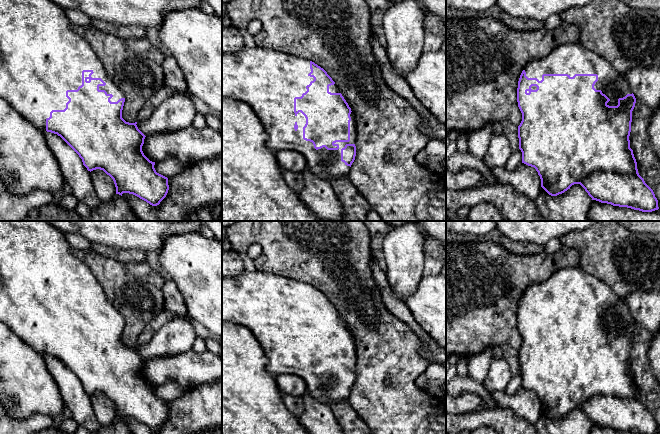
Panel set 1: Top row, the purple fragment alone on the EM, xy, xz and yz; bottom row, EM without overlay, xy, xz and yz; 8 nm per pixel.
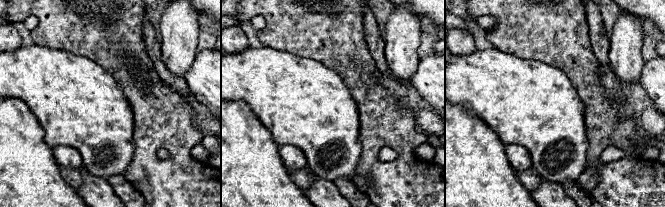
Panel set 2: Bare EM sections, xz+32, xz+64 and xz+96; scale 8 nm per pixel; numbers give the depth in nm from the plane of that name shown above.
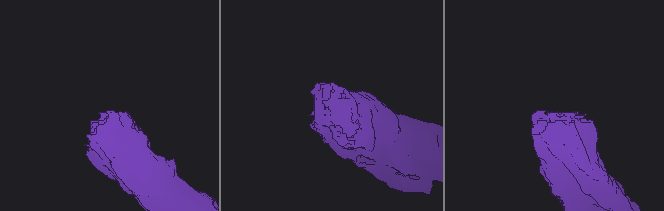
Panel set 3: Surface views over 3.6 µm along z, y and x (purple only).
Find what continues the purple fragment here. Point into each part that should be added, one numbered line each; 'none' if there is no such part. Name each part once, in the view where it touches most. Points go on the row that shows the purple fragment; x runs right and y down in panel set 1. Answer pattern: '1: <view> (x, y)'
1: xz (267, 80)

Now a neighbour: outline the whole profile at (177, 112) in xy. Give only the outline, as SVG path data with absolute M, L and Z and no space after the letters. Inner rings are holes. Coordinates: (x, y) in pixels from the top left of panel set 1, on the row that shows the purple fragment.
M174 91L147 120L136 125L145 136L174 132L190 127L195 114L193 97L188 92Z

